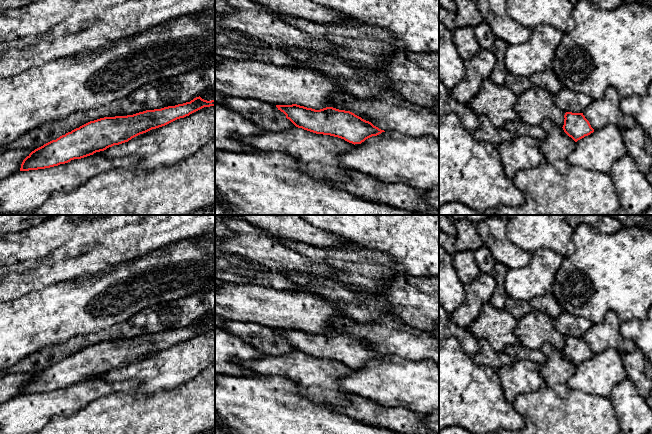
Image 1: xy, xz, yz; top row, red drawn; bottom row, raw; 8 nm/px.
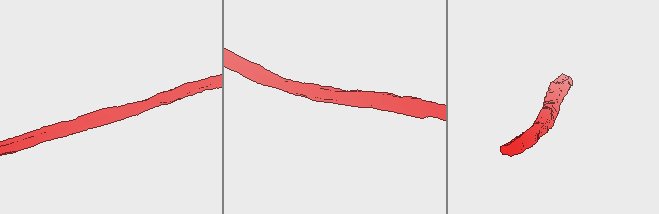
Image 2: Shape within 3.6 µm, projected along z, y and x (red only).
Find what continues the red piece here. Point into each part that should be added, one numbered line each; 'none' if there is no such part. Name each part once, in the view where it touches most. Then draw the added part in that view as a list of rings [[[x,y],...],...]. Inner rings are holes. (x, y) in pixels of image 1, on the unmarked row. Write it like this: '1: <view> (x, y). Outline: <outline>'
none

